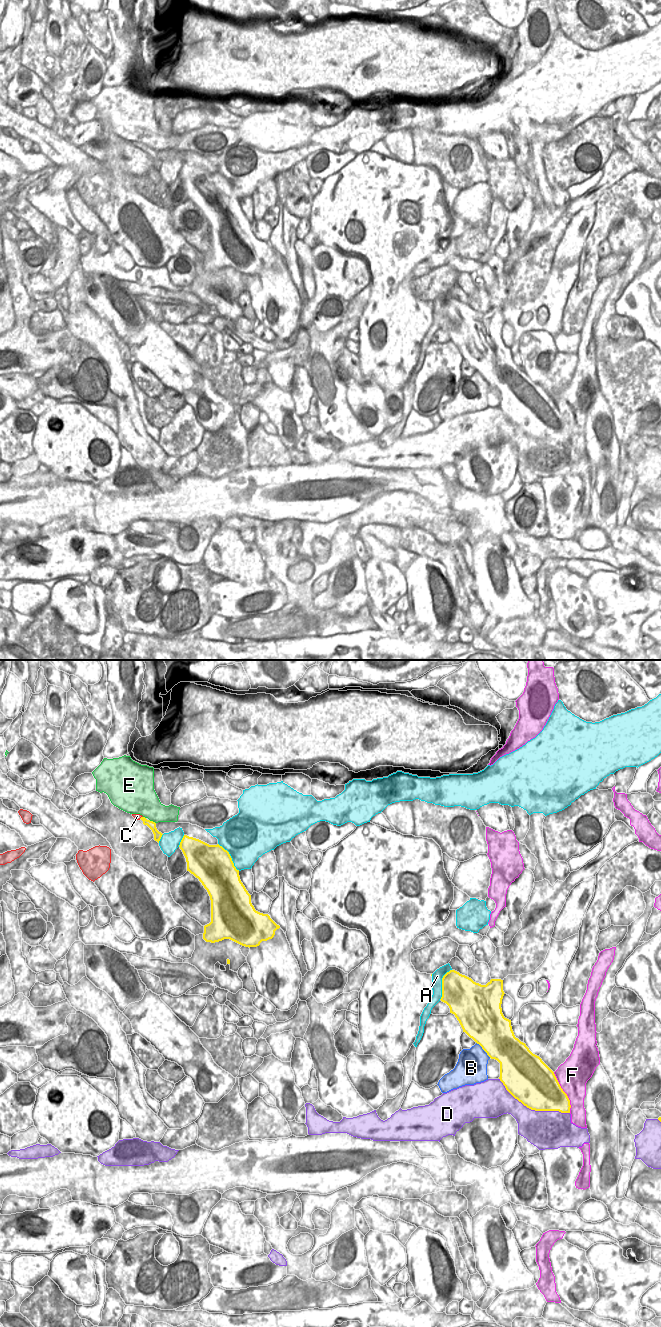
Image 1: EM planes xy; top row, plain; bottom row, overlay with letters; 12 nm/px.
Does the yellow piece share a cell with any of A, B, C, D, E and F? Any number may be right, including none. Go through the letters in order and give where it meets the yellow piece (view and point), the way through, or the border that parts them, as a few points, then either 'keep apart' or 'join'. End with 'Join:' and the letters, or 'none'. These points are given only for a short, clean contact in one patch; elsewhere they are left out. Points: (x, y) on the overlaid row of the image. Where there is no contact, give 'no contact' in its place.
A: meets yellow in xy at (442, 984); keep apart
B: meets yellow in xy at (483, 1049); keep apart
C: meets yellow in xy at (141, 817); border along xy (142, 816), (139, 818); keep apart
D: meets yellow in xy at (532, 1109); keep apart
E: meets yellow in xy at (152, 821); keep apart
F: meets yellow in xy at (564, 1092); keep apart
Join: none

